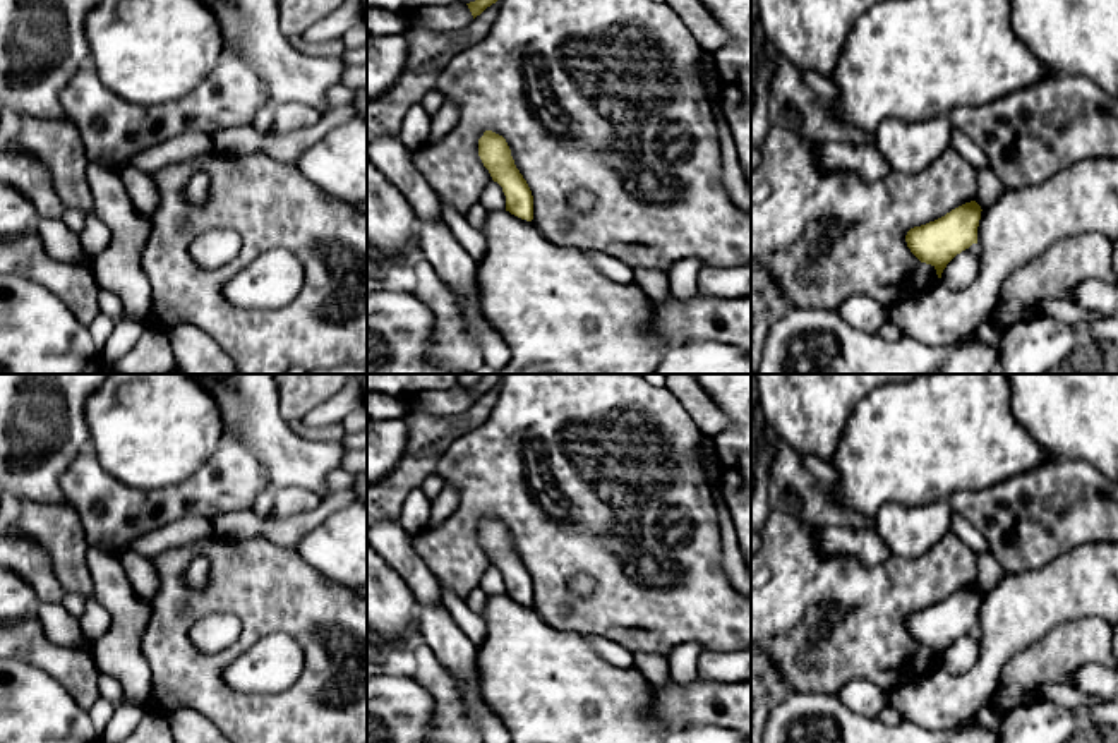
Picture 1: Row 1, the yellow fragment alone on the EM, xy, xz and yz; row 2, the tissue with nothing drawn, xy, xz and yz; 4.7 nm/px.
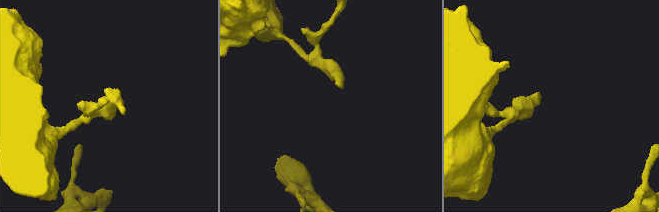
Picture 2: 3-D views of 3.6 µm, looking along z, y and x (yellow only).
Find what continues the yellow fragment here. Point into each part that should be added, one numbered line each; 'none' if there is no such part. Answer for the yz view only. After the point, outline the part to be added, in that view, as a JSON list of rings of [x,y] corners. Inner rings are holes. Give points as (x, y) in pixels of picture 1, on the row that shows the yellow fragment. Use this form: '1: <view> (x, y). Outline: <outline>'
none

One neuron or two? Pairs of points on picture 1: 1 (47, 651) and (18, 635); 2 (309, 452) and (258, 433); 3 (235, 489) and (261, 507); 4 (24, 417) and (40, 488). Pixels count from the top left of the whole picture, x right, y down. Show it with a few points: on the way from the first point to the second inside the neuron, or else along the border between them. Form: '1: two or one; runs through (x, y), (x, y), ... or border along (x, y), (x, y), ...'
1: one; runs through (40, 651), (24, 639)
2: one; runs through (297, 452), (283, 452), (270, 438)
3: two; border along (268, 488), (258, 495), (251, 508)
4: one; runs through (30, 434), (30, 471)

